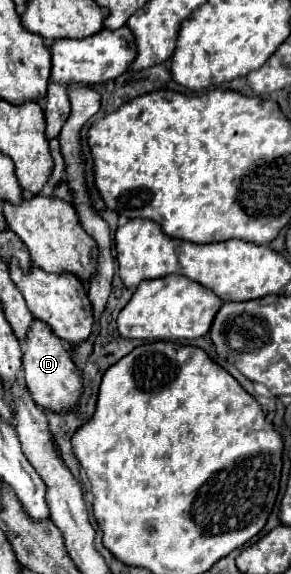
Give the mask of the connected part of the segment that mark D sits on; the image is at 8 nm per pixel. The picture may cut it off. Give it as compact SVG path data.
M34 321L30 327L24 341L22 365L26 371L26 385L42 409L60 413L74 411L78 407L82 397L82 373L74 365L70 351L64 349L64 341L58 339L44 321Z

